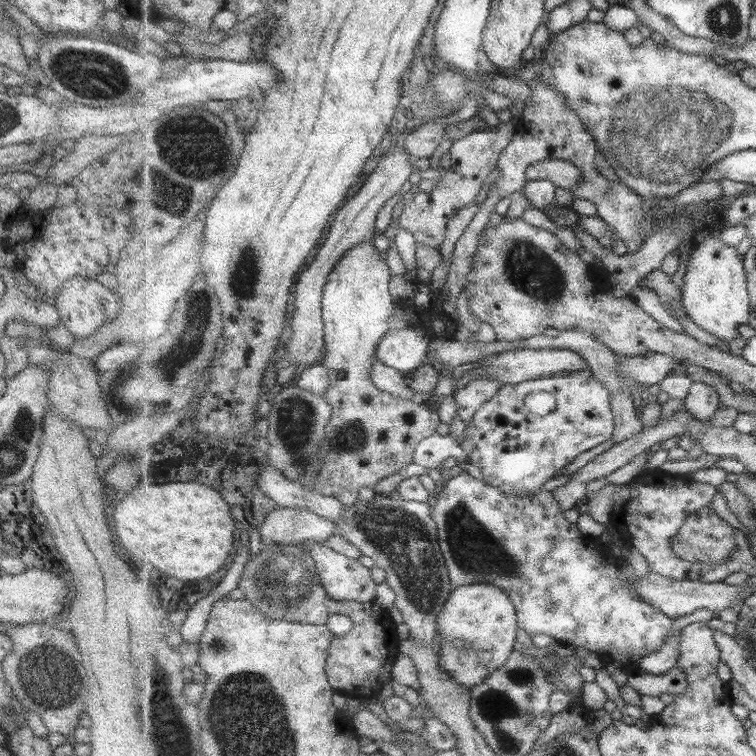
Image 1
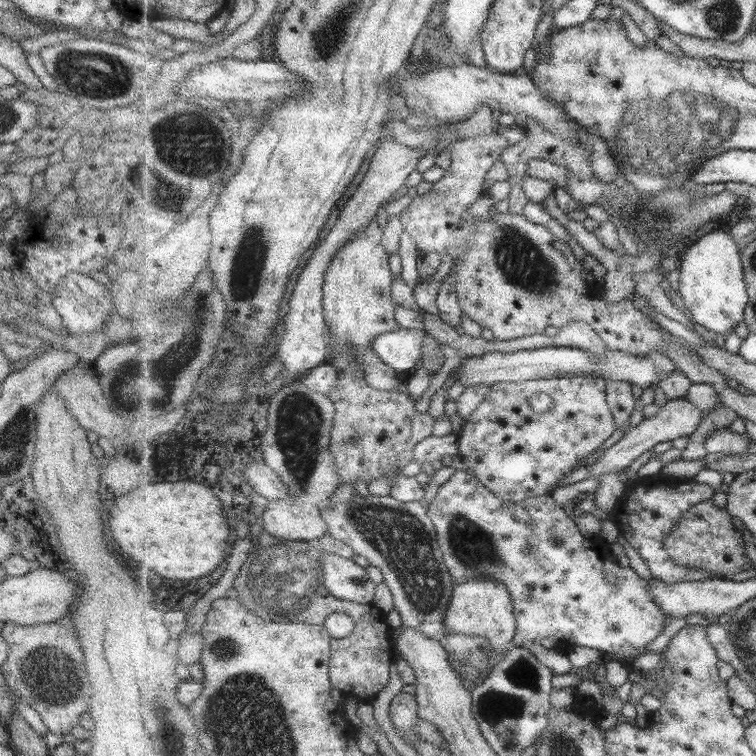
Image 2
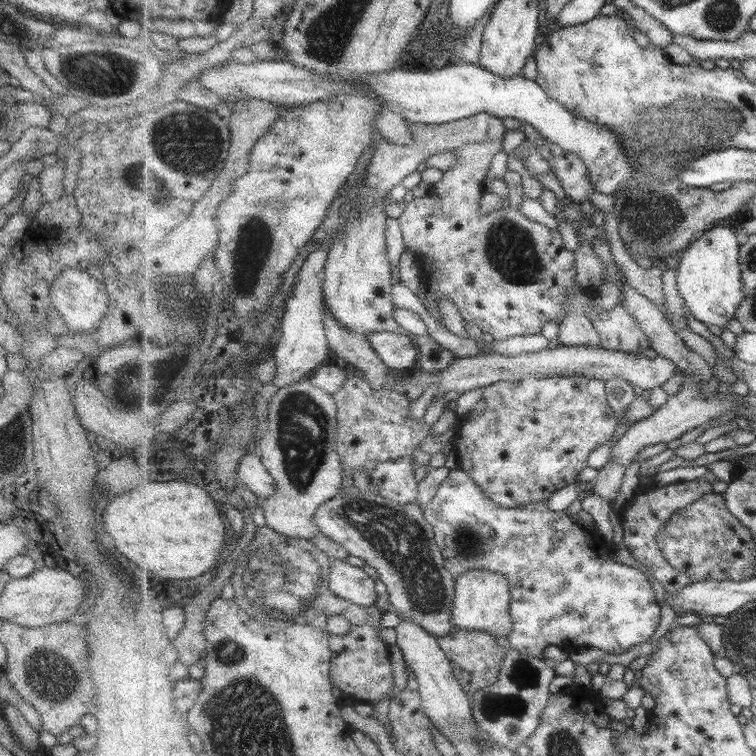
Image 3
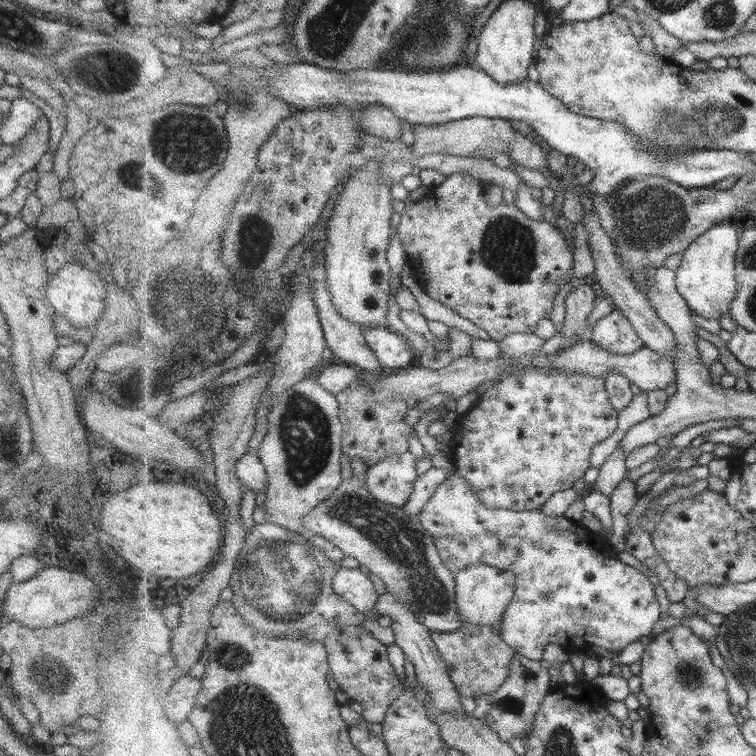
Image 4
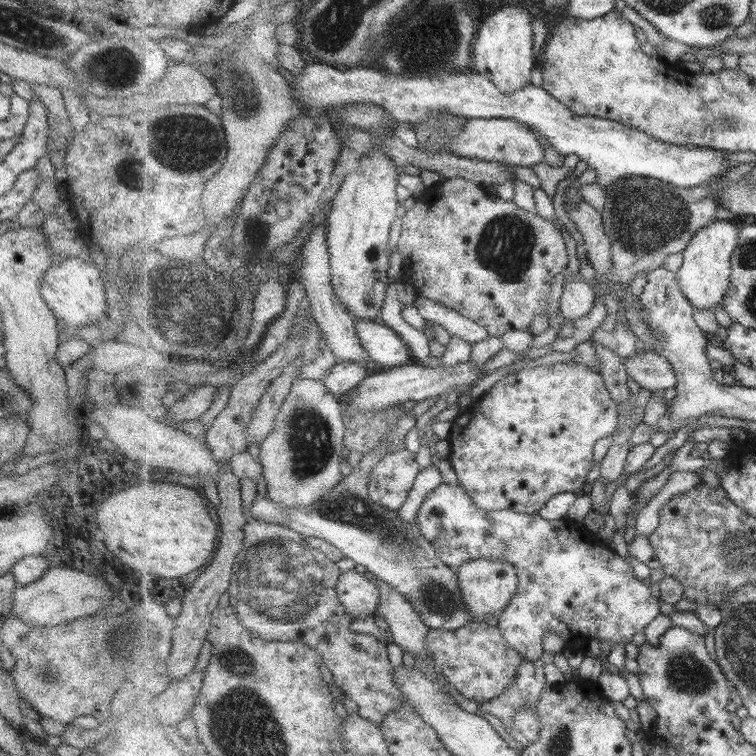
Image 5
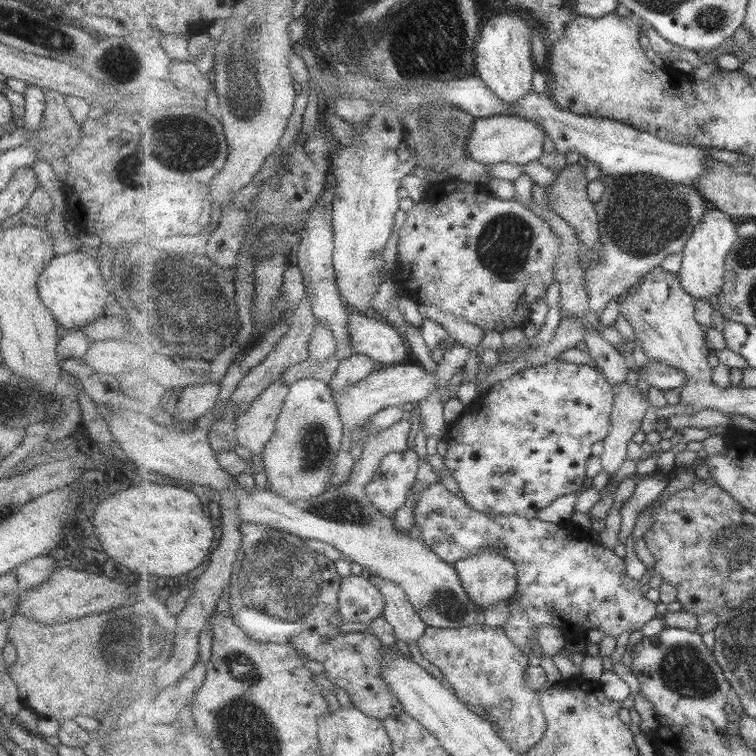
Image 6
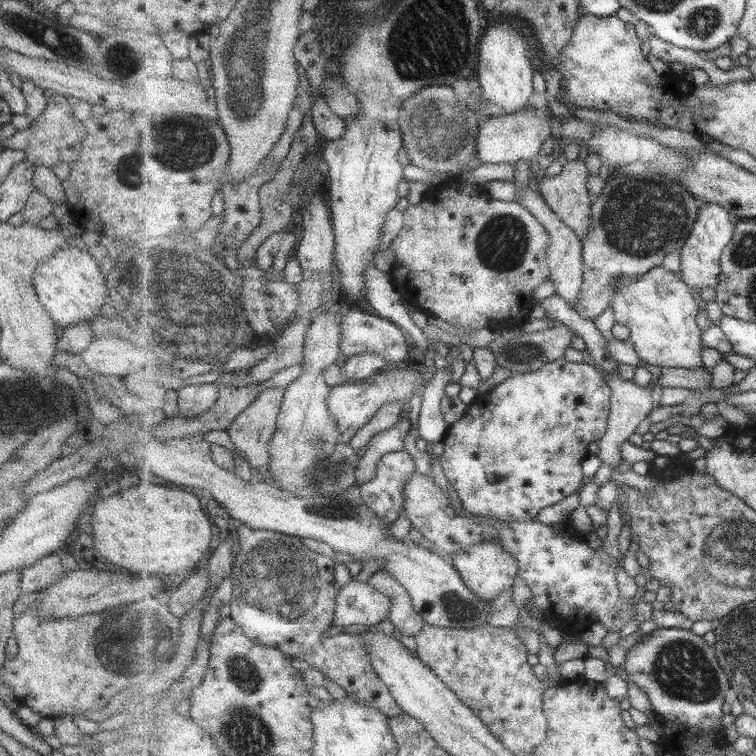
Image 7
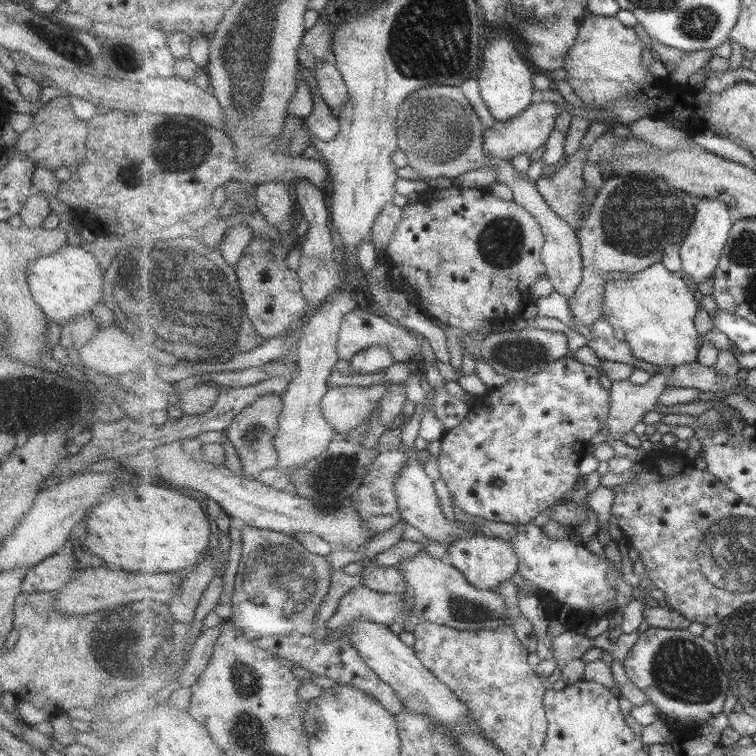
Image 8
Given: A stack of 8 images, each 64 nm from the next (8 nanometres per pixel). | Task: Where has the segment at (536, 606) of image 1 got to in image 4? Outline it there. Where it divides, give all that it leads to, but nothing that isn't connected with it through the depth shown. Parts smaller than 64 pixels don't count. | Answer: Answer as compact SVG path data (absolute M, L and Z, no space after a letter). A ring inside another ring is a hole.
M454 472L418 516L433 535L445 566L455 574L469 566L489 564L517 576L516 596L504 614L500 634L517 653L531 660L543 660L547 644L559 644L566 649L571 644L583 648L585 642L585 646L600 646L607 652L620 653L625 646L650 636L663 616L655 596L655 580L621 560L615 560L617 566L611 568L611 562L605 560L607 554L591 544L591 536L585 540L589 529L573 524L564 515L549 516L541 509L516 511L487 507L473 491L472 484Z

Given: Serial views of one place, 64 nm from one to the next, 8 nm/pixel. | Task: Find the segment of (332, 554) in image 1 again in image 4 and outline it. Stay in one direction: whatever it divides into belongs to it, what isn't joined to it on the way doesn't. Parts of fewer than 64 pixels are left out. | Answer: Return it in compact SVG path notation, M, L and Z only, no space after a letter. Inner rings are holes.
M339 567L333 577L334 589L350 606L357 607L361 613L373 615L375 605L380 601L375 584L359 569Z

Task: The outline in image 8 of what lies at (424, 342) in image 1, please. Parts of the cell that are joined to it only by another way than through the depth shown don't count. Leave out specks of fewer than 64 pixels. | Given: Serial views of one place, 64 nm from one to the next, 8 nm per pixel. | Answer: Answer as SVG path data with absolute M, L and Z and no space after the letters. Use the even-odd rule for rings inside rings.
M357 308L345 316L340 340L338 341L338 354L340 355L340 359L351 362L358 353L369 348L386 347L391 352L396 363L405 363L413 358L415 354L420 353L422 355L423 348L421 348L420 343L411 332L399 327L389 318L385 320L384 317L375 316L375 314Z

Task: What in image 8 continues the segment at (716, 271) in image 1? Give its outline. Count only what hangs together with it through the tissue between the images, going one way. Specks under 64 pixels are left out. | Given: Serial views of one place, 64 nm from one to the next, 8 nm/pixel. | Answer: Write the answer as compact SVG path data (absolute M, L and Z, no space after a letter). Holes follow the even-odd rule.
M717 198L697 199L695 218L693 218L689 236L681 245L683 273L691 277L691 282L701 284L714 276L736 217L734 211L723 200L717 200Z

